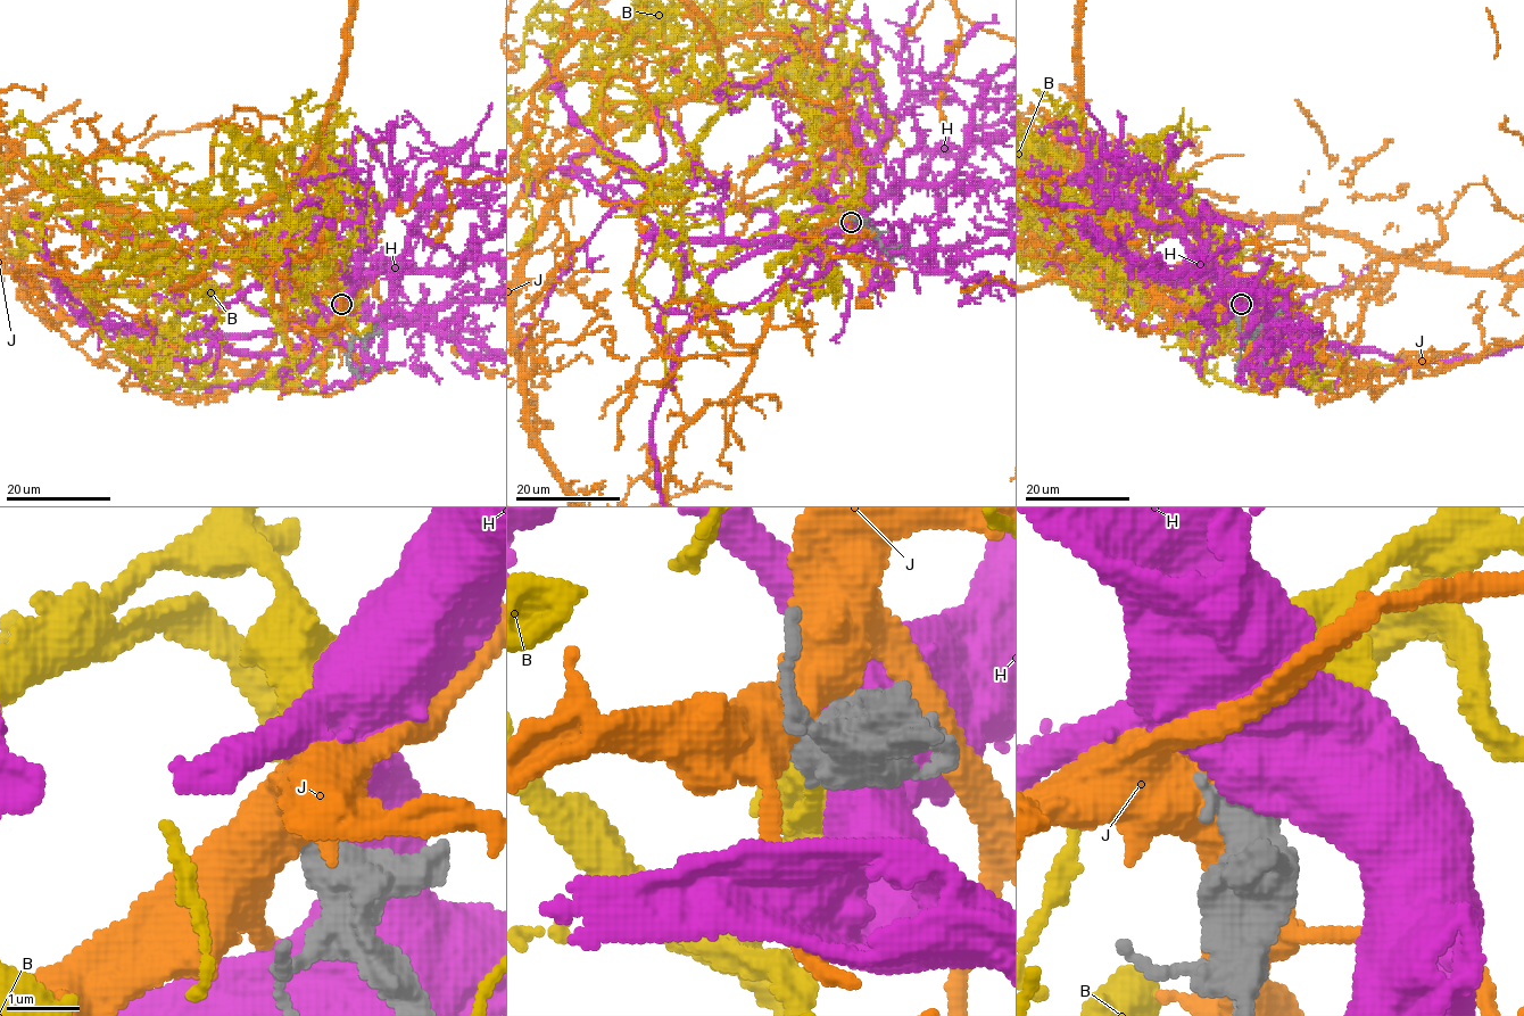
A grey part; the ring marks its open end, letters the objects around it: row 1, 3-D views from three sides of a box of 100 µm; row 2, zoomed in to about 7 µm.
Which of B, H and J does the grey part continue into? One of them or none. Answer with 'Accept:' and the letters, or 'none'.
Accept: B

